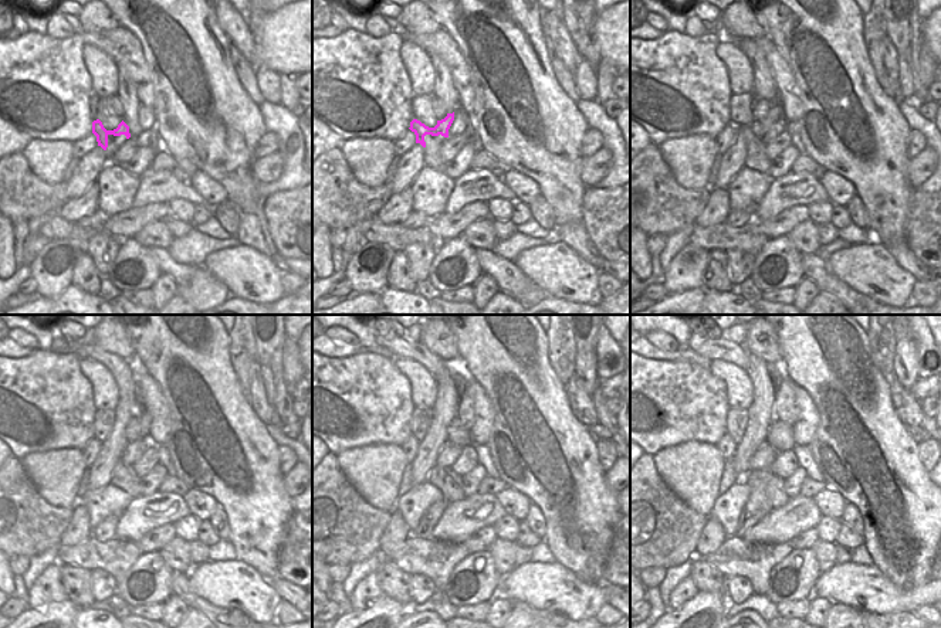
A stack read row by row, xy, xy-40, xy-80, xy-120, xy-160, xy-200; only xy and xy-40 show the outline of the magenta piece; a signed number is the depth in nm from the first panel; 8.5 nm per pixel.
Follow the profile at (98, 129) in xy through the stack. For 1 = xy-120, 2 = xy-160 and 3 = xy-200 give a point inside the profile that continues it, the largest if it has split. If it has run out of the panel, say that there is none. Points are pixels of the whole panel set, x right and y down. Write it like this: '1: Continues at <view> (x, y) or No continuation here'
1: Continues at xy-120 (141, 421)
2: Continues at xy-160 (464, 418)
3: Continues at xy-200 (785, 410)

